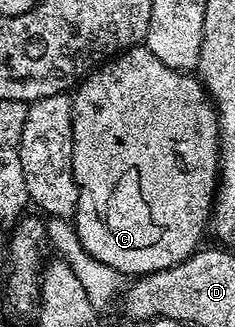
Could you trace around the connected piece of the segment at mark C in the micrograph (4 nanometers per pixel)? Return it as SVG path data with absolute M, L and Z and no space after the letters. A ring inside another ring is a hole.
M139 46L130 48L121 56L107 60L105 64L95 68L77 85L72 99L72 170L78 187L78 204L74 207L72 223L86 253L96 258L96 262L112 266L112 270L123 277L137 278L176 266L199 251L203 243L202 231L205 233L210 223L214 194L218 186L218 113L214 111L214 102L207 96L197 75L172 70L164 66L164 62L156 58L156 54L152 54L145 46Z

